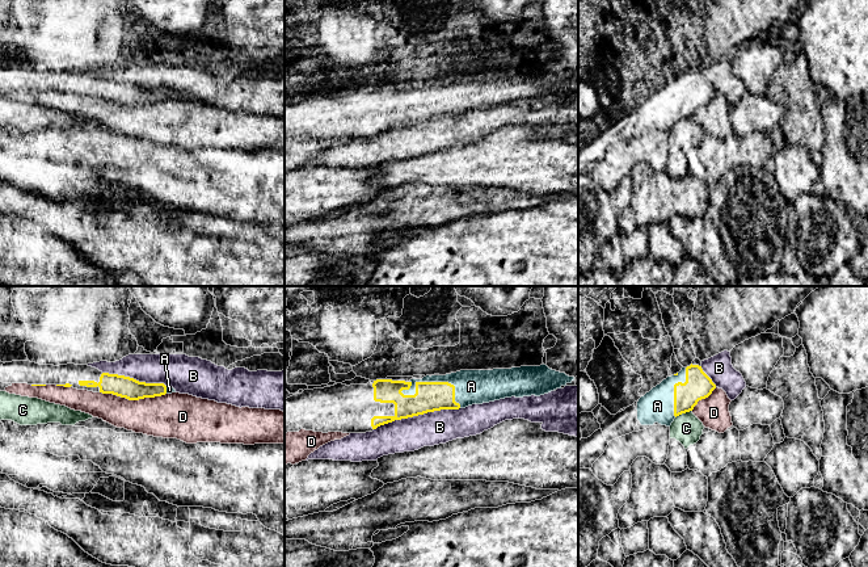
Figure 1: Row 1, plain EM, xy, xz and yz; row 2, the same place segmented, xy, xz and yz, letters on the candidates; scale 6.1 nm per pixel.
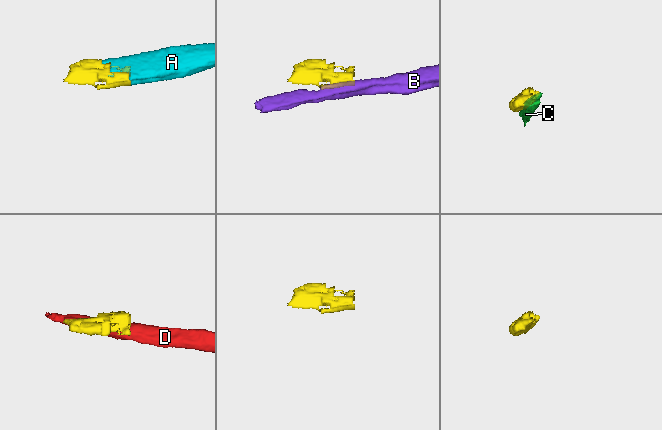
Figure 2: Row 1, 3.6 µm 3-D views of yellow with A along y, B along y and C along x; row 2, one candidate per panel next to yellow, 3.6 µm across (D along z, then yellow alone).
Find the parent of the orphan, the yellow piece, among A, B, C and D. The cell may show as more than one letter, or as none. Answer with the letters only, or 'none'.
A

